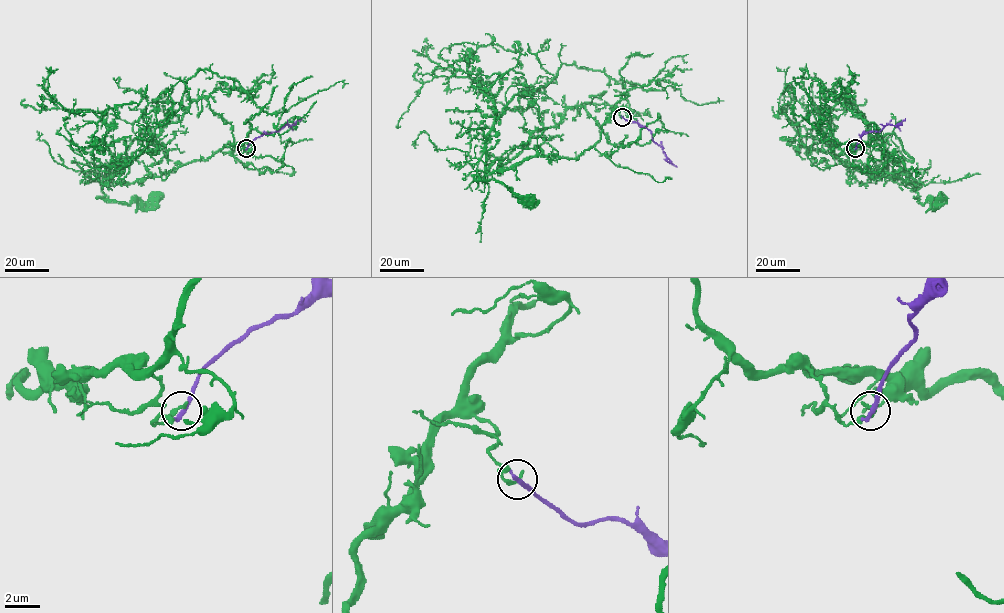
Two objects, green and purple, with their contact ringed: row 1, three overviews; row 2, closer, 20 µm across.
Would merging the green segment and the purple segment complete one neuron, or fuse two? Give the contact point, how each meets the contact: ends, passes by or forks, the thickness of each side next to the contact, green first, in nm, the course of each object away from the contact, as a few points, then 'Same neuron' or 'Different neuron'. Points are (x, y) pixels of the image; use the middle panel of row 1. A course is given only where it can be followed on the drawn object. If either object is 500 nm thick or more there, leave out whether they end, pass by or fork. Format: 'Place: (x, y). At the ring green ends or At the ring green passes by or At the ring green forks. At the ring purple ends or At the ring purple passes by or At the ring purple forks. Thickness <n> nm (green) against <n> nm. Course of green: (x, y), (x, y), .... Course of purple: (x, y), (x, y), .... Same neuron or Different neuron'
Place: (622, 117). At the ring green ends. At the ring purple ends. Thickness 240 nm (green) against 320 nm. Course of green: (622, 117), (613, 109), (577, 158), (527, 157), (486, 175), (484, 152), (474, 178), (529, 200). Course of purple: (622, 117), (648, 128), (654, 141), (677, 166). Different neuron

